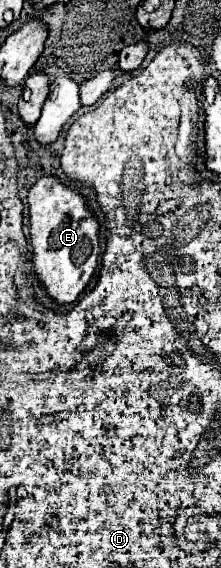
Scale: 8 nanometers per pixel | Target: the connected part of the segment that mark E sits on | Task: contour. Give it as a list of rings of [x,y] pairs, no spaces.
[[[58,177],[38,179],[28,193],[32,263],[46,295],[60,305],[70,305],[88,285],[98,263],[98,221],[88,201],[74,189],[62,185]]]

